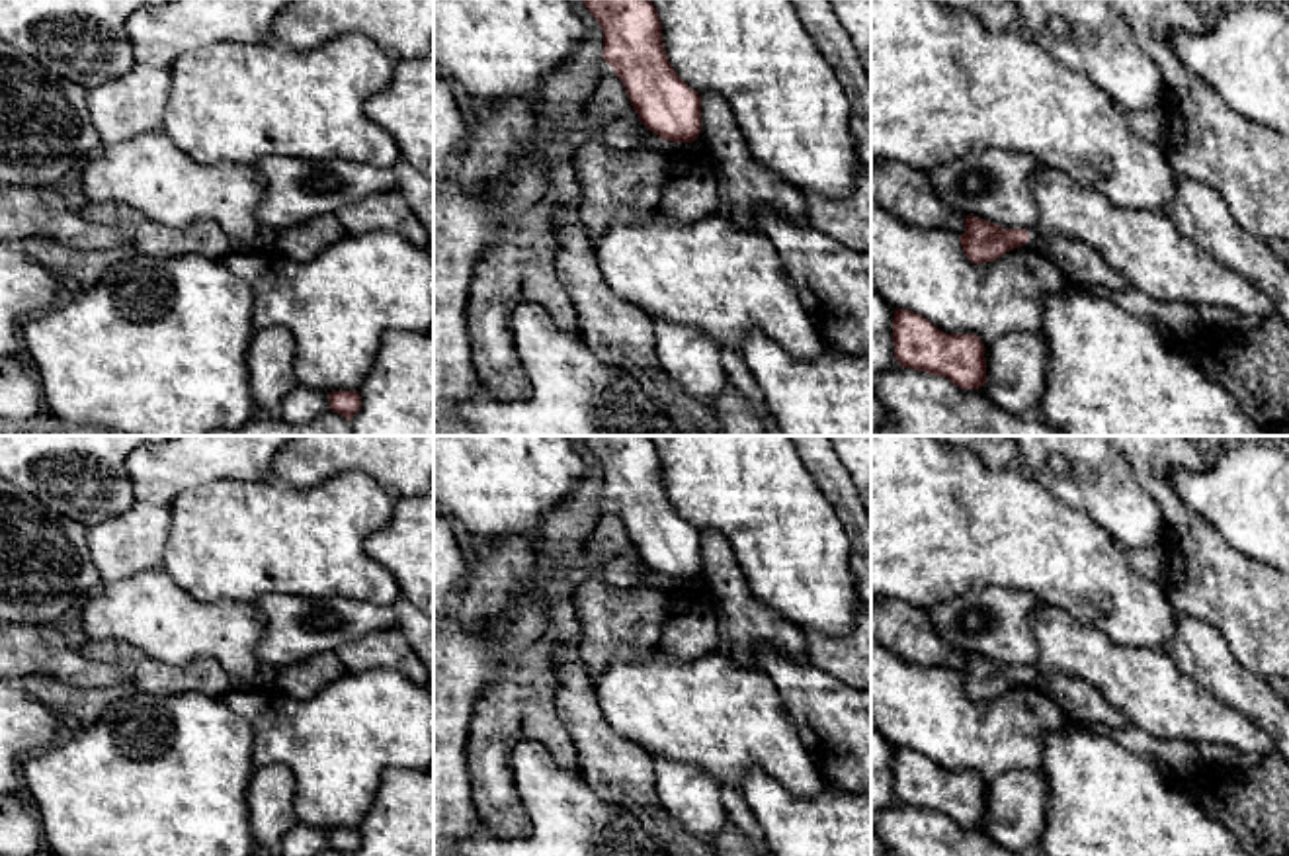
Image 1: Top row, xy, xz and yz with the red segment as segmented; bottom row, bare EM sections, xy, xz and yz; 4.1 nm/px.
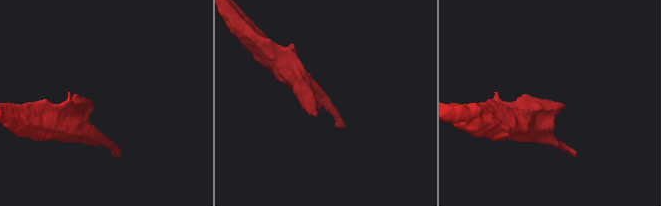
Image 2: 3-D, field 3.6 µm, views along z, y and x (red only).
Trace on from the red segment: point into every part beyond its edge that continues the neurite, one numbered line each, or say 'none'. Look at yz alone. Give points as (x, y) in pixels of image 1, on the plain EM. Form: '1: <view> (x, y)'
1: yz (1081, 700)

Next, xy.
1: xy (301, 841)

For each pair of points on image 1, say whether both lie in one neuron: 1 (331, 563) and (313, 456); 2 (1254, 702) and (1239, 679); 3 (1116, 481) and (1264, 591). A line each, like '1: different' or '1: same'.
1: different
2: same
3: different

